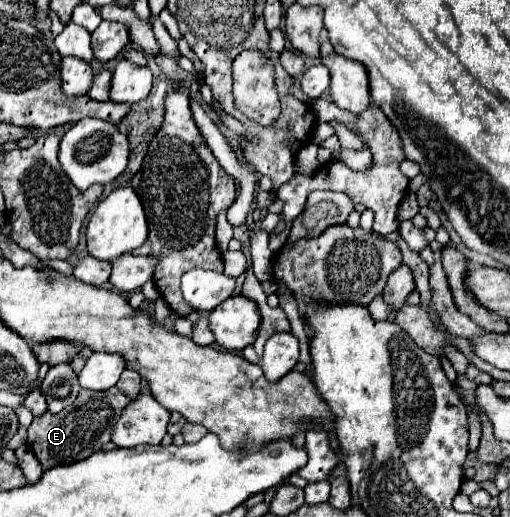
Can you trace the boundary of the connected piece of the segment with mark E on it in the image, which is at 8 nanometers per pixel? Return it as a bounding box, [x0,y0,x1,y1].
[26,388,130,470]

